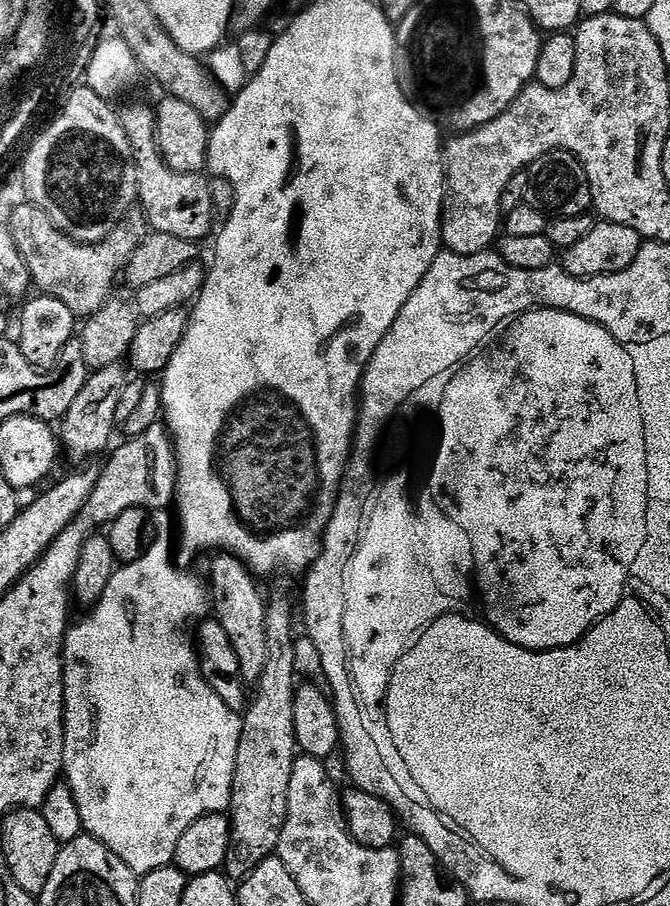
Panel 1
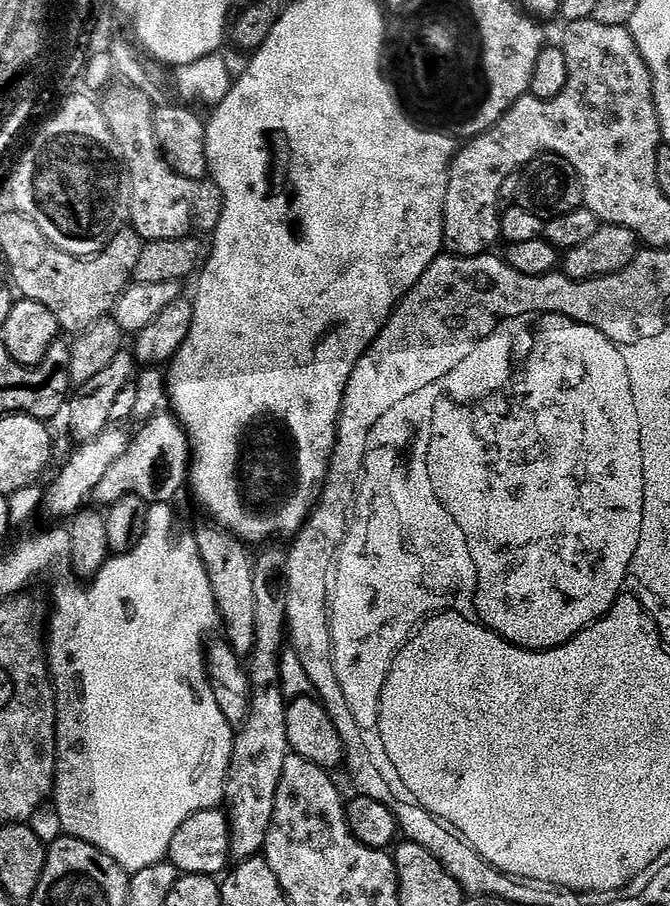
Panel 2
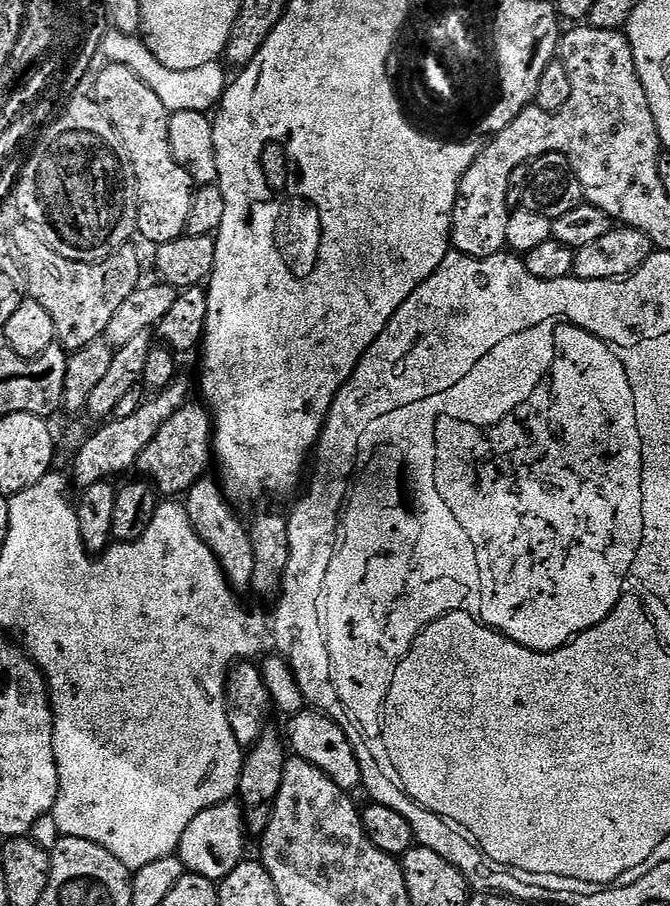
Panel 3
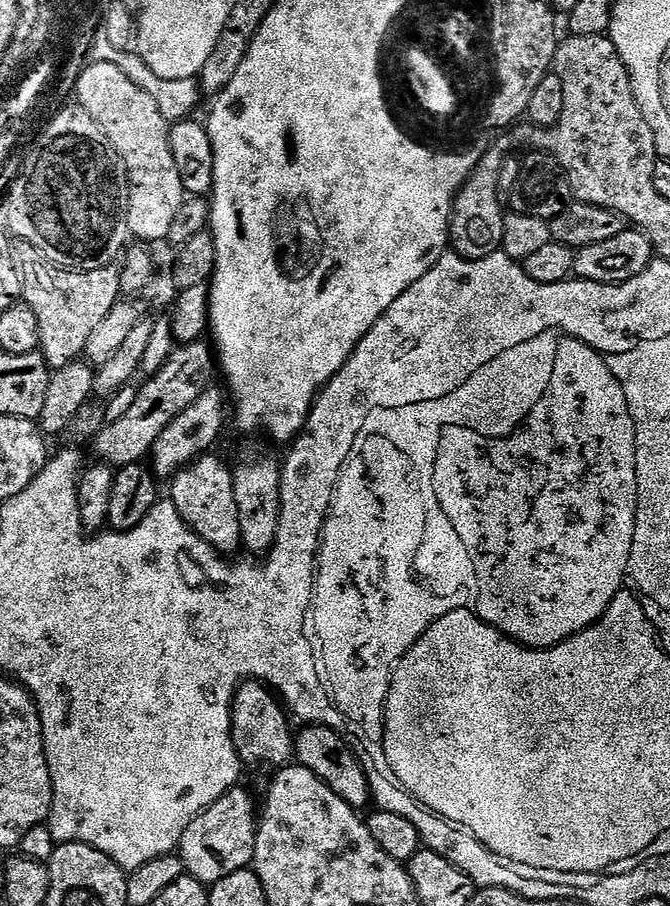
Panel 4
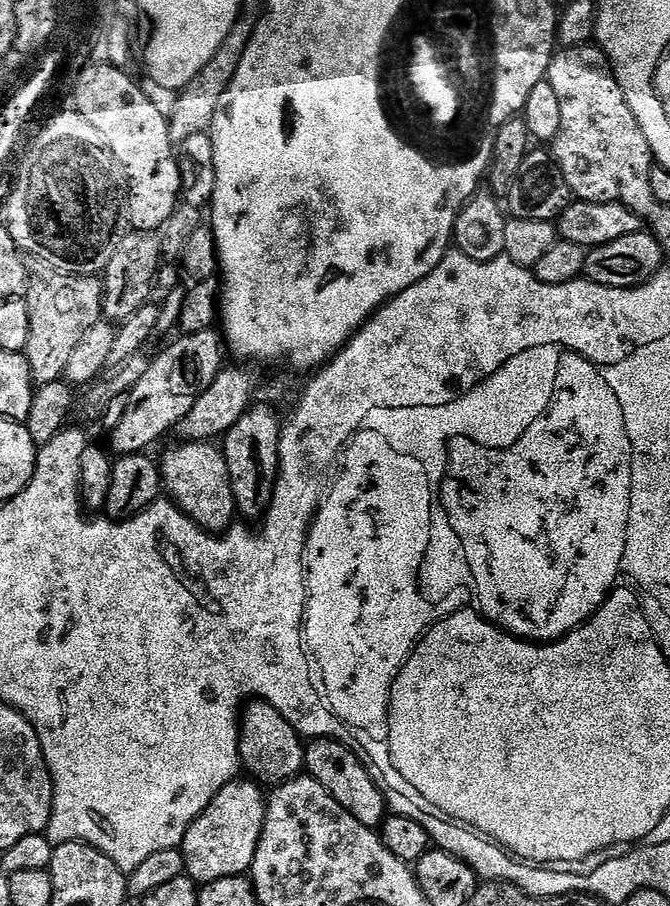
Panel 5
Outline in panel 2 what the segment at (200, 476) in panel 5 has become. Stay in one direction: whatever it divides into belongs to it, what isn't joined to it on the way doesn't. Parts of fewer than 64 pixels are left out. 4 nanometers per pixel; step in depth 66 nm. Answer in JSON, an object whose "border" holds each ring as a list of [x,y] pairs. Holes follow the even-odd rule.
{"border":[[[209,525],[194,532],[194,539],[210,578],[216,609],[220,614],[222,628],[226,630],[225,639],[242,656],[251,653],[256,644],[253,561],[251,555],[248,556],[249,549],[243,541],[217,525]]]}

